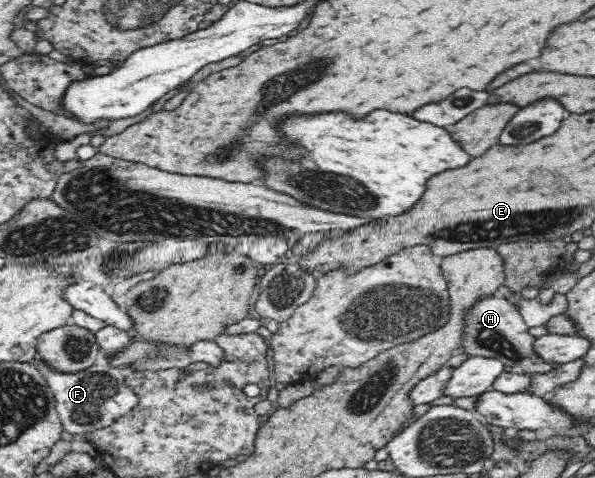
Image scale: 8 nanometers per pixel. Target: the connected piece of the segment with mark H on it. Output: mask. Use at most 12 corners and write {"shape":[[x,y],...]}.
{"shape":[[495,294],[465,310],[457,352],[549,372],[520,309]]}

